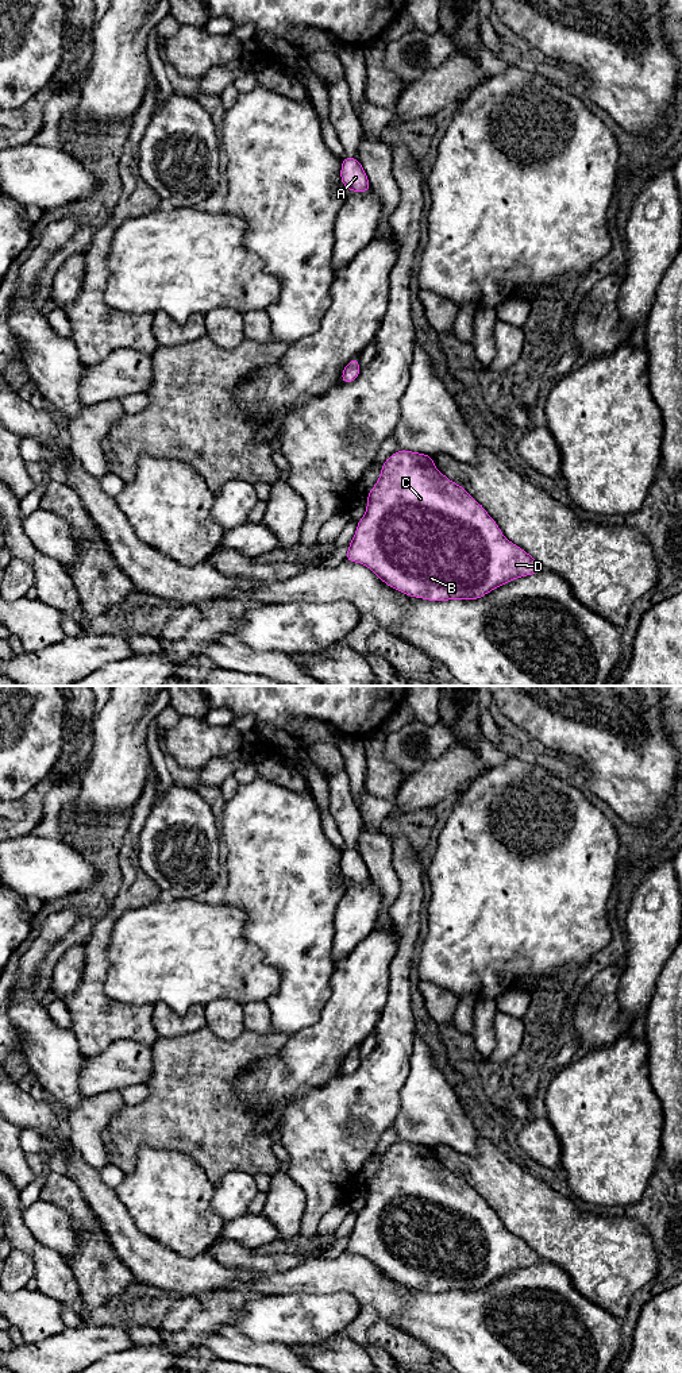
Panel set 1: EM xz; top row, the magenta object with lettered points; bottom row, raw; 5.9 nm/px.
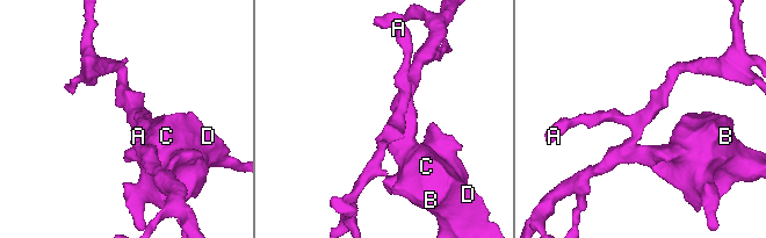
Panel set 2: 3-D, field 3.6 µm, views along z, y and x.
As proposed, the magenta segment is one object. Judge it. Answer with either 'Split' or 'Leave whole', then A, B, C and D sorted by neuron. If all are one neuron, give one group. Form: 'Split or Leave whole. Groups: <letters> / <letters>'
Leave whole. Groups: A B C D

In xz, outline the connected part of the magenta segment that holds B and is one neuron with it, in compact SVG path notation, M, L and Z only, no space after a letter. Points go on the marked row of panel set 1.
M405 450L396 451L382 463L381 475L367 493L366 513L357 522L346 560L365 564L389 587L427 601L478 599L513 579L542 570L527 551L502 535L498 524L465 487L436 468L429 455Z

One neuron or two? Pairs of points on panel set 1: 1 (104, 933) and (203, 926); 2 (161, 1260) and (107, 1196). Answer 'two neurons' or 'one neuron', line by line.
1: two neurons
2: one neuron

